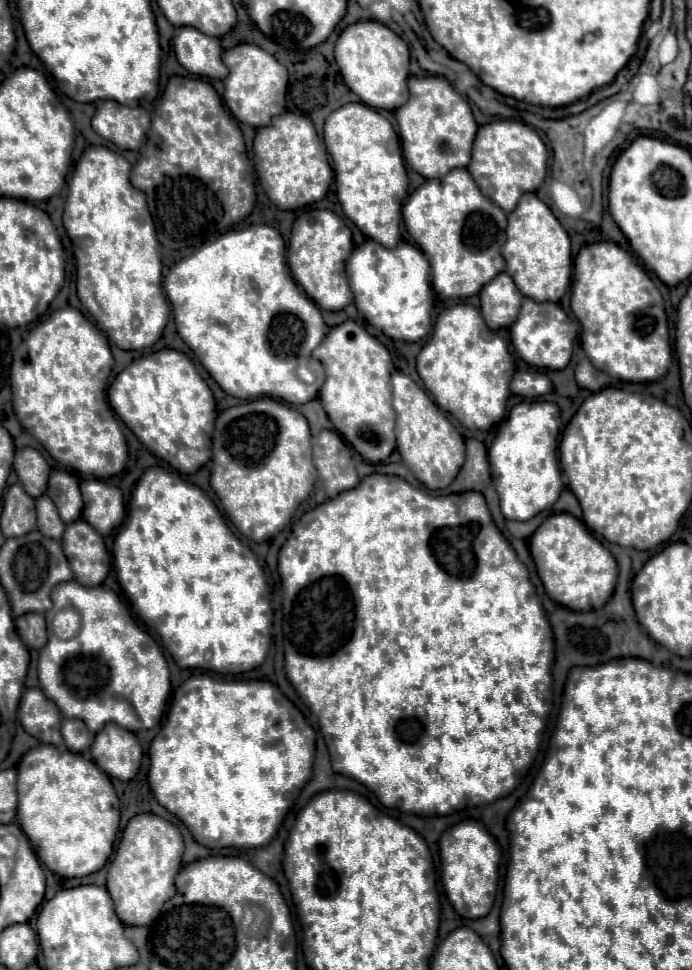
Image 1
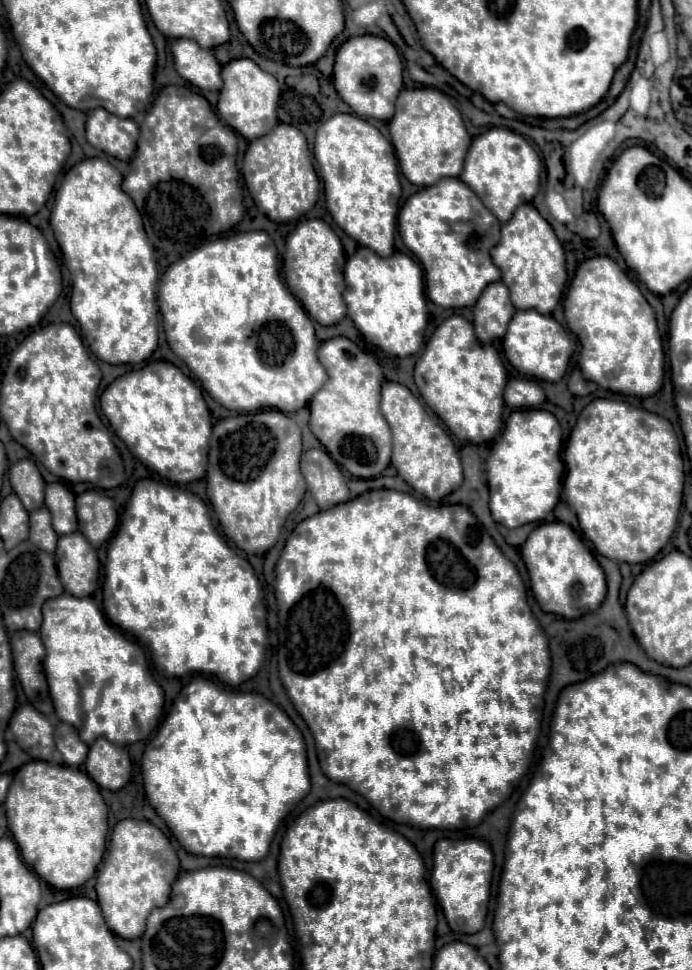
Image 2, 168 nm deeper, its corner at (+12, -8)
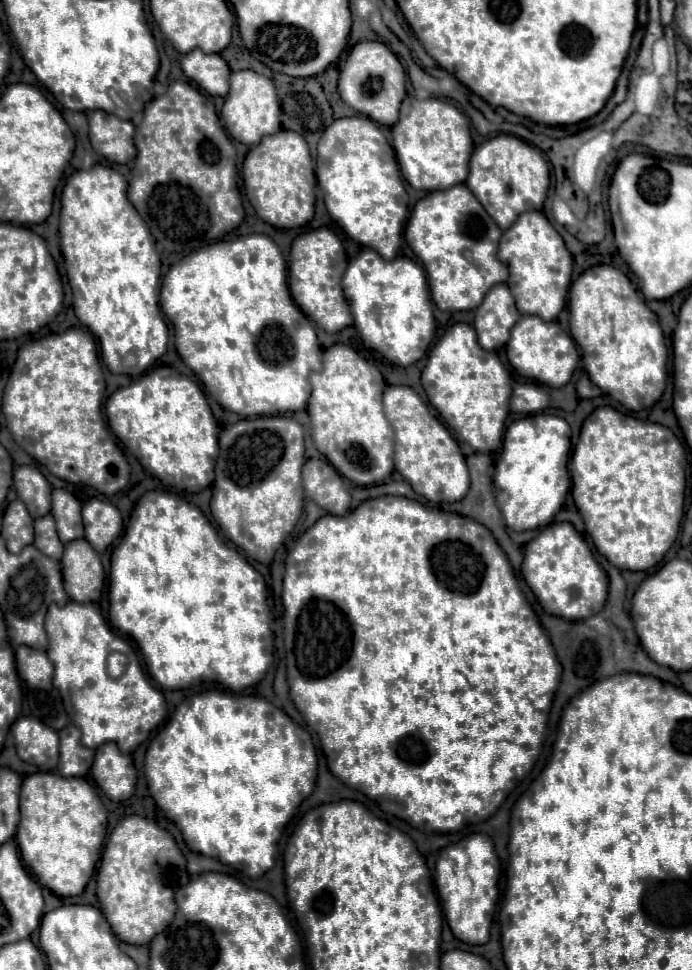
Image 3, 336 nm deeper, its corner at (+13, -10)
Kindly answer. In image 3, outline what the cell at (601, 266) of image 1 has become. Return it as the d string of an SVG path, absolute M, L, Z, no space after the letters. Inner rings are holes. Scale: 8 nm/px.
M598 265L584 271L570 287L570 333L582 349L584 369L590 379L608 395L614 395L630 411L650 409L664 393L666 387L666 361L668 349L664 343L658 317L648 309L644 299L632 287L630 279L616 267Z

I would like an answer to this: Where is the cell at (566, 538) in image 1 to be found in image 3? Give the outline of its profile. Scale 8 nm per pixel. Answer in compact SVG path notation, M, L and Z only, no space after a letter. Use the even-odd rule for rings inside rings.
M552 523L526 545L522 575L548 613L570 621L598 613L608 595L608 577L604 569L596 563L588 543L570 523Z

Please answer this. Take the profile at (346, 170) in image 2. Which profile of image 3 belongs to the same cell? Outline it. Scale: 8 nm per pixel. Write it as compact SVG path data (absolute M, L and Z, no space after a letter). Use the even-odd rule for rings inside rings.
M368 117L336 119L318 143L318 187L330 217L360 245L394 259L408 219L408 193L402 185L394 149Z

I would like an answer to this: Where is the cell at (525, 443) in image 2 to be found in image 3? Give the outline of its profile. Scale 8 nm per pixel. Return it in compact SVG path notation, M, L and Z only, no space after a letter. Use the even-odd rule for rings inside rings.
M530 415L514 421L504 437L504 447L496 463L496 501L506 525L514 531L538 529L552 523L570 489L570 425L558 415Z

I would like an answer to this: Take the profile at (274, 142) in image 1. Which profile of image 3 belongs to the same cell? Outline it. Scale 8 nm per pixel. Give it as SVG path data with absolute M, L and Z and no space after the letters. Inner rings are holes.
M278 131L276 135L268 135L268 139L262 139L256 147L250 149L250 153L244 159L242 165L242 177L244 177L244 187L246 187L246 195L256 211L256 215L270 223L276 229L296 229L306 225L312 217L314 217L314 185L316 185L316 177L314 177L314 165L312 165L312 157L308 151L308 145L304 141L304 137L296 131Z

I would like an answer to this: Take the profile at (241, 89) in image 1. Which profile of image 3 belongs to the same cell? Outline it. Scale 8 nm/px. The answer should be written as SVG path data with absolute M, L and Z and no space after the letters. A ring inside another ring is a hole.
M236 71L230 77L230 93L222 107L222 121L226 131L244 145L256 145L262 137L274 135L282 129L280 125L280 101L274 83L256 71Z

